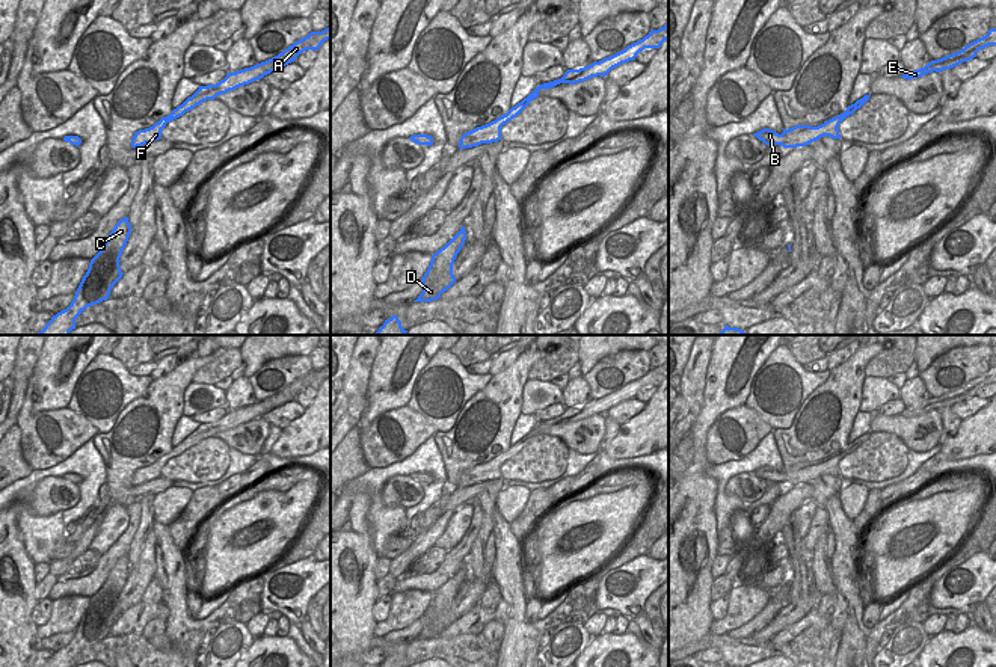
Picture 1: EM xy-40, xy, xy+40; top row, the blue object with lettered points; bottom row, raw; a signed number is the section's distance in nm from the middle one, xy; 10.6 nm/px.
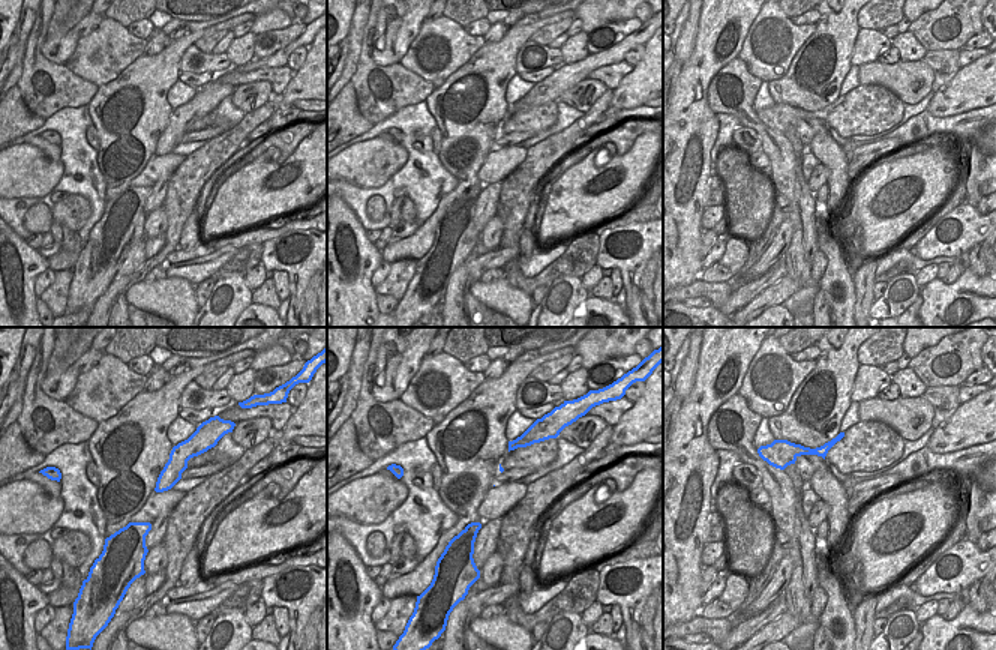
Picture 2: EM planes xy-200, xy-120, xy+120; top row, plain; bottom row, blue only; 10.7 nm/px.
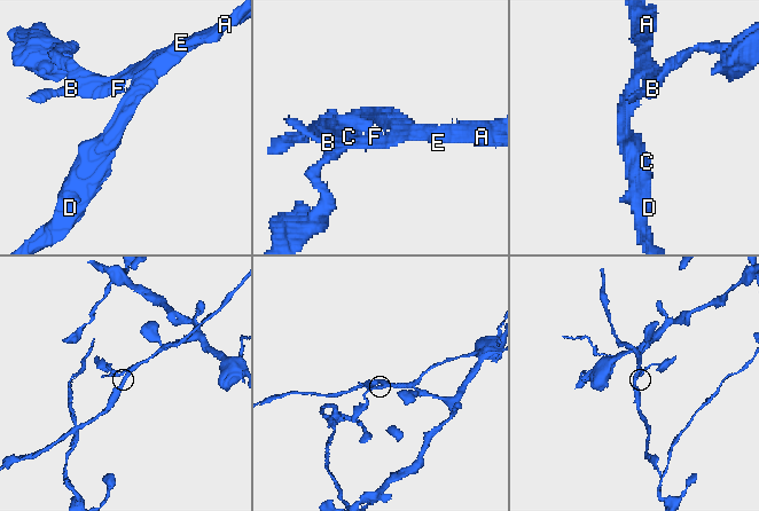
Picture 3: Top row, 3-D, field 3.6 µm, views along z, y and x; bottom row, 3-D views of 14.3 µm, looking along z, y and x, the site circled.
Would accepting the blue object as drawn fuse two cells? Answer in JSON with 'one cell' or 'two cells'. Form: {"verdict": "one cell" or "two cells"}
{"verdict": "two cells"}

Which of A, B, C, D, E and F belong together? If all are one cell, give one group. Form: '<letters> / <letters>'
A C D E / B F

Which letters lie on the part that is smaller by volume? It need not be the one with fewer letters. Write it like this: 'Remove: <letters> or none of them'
Remove: B, F

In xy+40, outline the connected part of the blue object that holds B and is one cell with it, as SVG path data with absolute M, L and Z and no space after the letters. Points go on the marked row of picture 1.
M847 113L845 116L838 115L818 127L795 125L788 130L783 128L782 134L770 128L764 128L753 136L756 136L765 145L782 145L783 148L806 146L824 136L841 139L838 127L847 116L850 116L850 113Z

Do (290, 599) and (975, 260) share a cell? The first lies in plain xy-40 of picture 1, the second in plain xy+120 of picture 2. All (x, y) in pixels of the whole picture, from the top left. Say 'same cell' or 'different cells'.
different cells

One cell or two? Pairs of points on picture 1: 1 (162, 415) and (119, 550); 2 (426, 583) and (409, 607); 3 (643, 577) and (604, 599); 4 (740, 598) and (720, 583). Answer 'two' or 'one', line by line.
1: one
2: two
3: one
4: two

